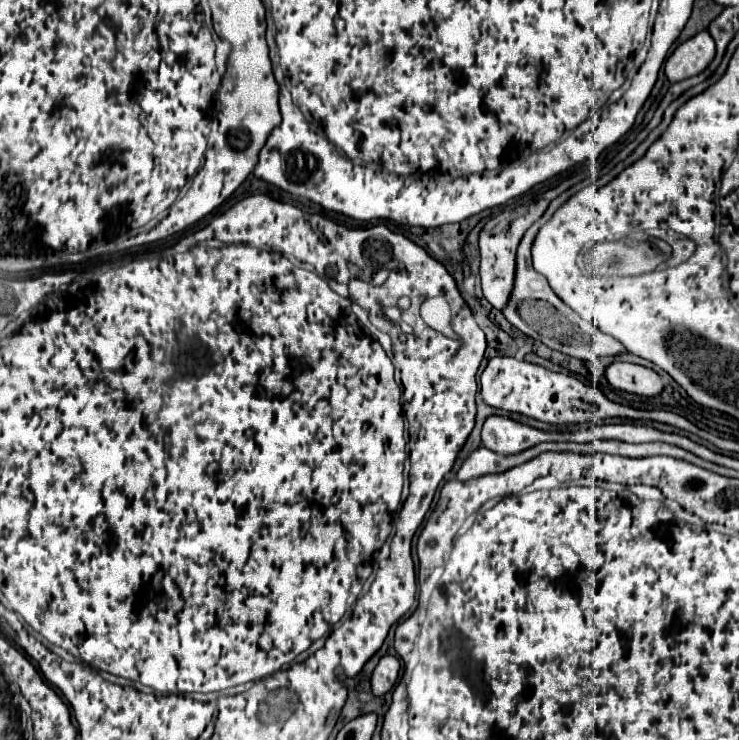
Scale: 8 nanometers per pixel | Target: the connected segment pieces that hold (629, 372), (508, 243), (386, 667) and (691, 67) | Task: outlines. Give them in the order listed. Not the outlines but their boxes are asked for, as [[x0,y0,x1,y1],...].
[[605,361,663,397],[479,189,559,309],[371,655,399,695],[665,31,715,83]]

